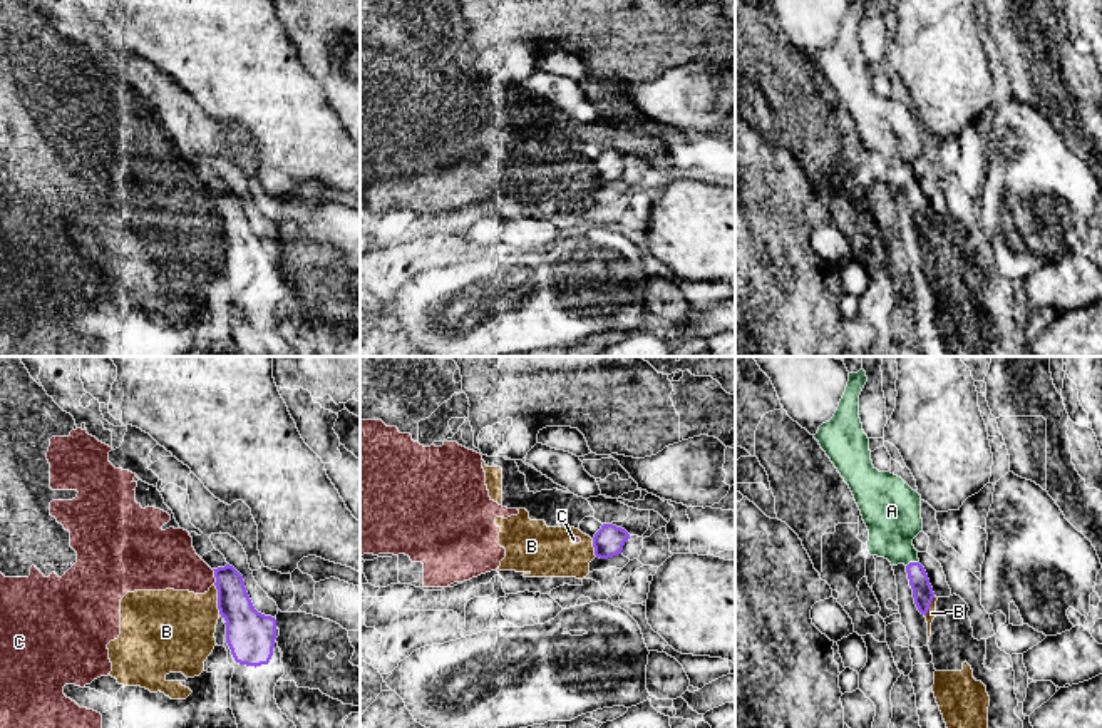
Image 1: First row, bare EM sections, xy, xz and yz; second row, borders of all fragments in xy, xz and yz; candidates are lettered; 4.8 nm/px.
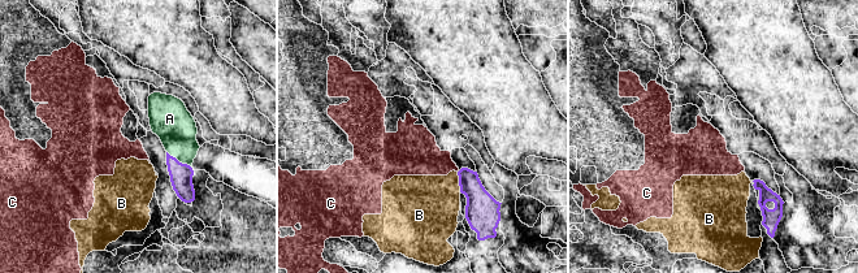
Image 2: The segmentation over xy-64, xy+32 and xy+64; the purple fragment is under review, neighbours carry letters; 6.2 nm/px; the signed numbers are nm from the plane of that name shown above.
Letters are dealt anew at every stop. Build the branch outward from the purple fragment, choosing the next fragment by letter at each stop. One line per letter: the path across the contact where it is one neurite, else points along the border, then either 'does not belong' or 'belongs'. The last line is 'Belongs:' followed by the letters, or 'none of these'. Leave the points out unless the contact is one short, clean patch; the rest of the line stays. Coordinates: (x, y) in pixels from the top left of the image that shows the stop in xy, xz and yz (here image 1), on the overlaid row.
A: runs through yz (923, 594), (911, 563), (893, 541), (893, 514); belongs
B: border along xy (215, 584), (220, 613); does not belong
C: border along xy (211, 569), (215, 584); does not belong
Belongs: A

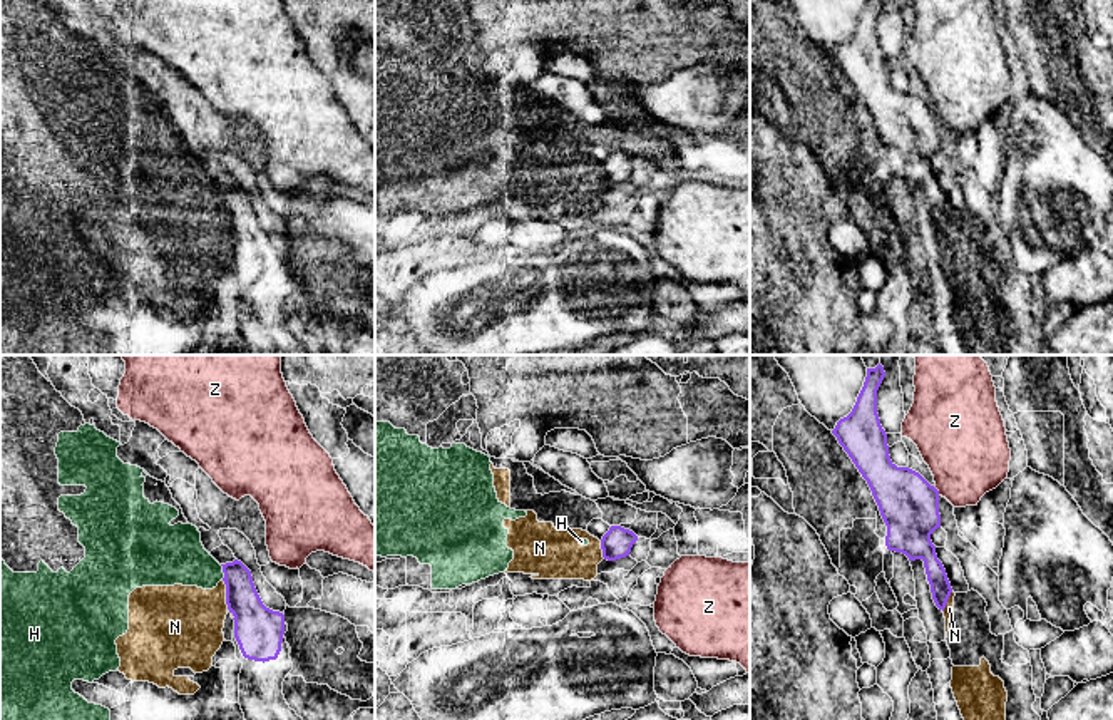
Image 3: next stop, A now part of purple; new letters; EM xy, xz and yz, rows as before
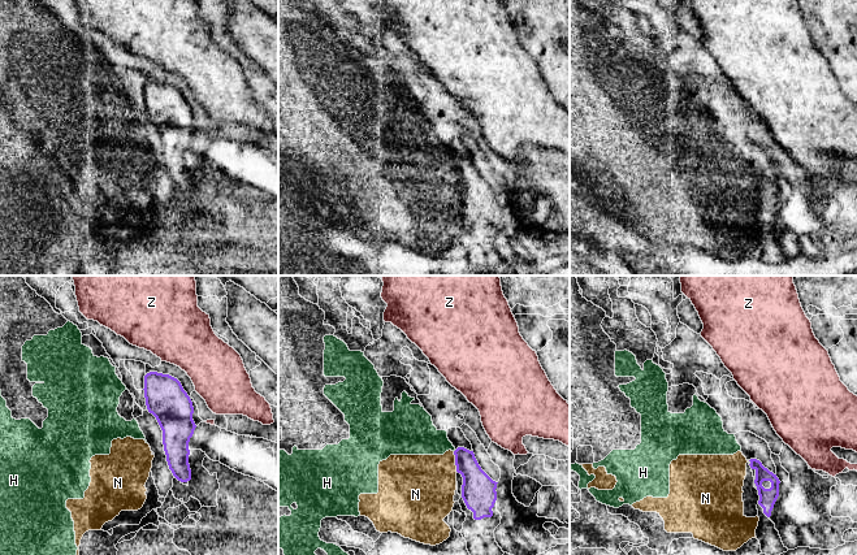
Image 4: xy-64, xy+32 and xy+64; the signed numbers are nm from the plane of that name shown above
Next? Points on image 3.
H: border along xy (220, 565), (223, 580); does not belong
N: border along xy (223, 580), (228, 608); does not belong
Z: border along yz (934, 488), (939, 494); does not belong
Belongs: none of these

